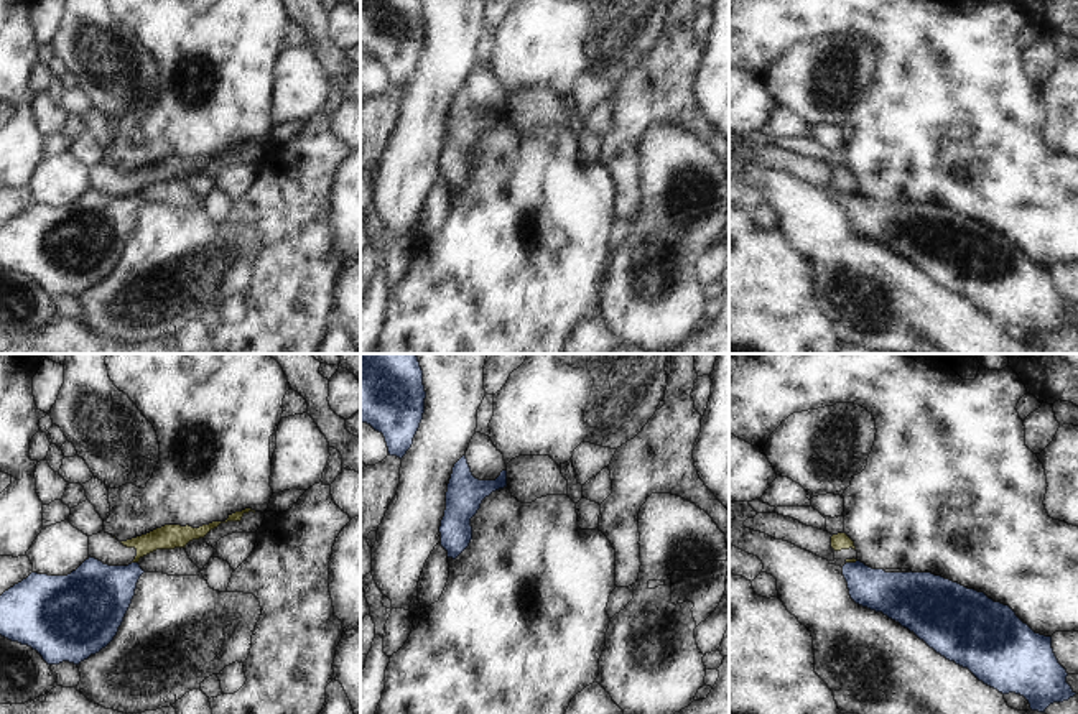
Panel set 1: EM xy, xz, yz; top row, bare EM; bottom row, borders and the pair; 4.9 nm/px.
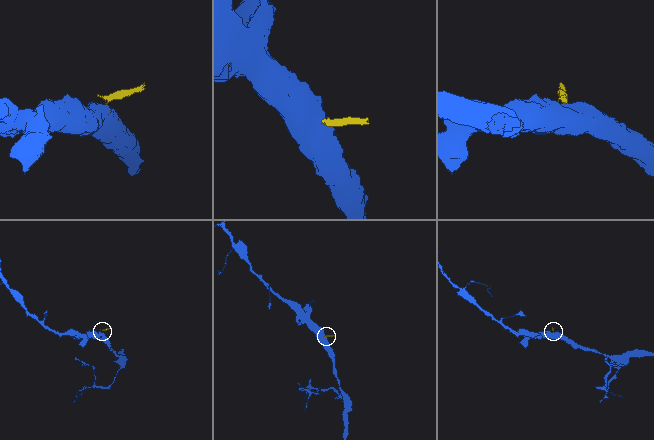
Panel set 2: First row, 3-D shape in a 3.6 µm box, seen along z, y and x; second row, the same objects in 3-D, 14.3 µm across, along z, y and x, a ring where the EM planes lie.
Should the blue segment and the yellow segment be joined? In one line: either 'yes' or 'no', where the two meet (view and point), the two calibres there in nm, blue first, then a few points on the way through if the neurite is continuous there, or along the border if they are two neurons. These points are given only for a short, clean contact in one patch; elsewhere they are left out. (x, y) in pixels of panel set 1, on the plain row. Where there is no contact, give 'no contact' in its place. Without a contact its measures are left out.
no; contact xy (135, 194); calibres 320 and 120 nm; border xy (132, 193), (137, 194)

